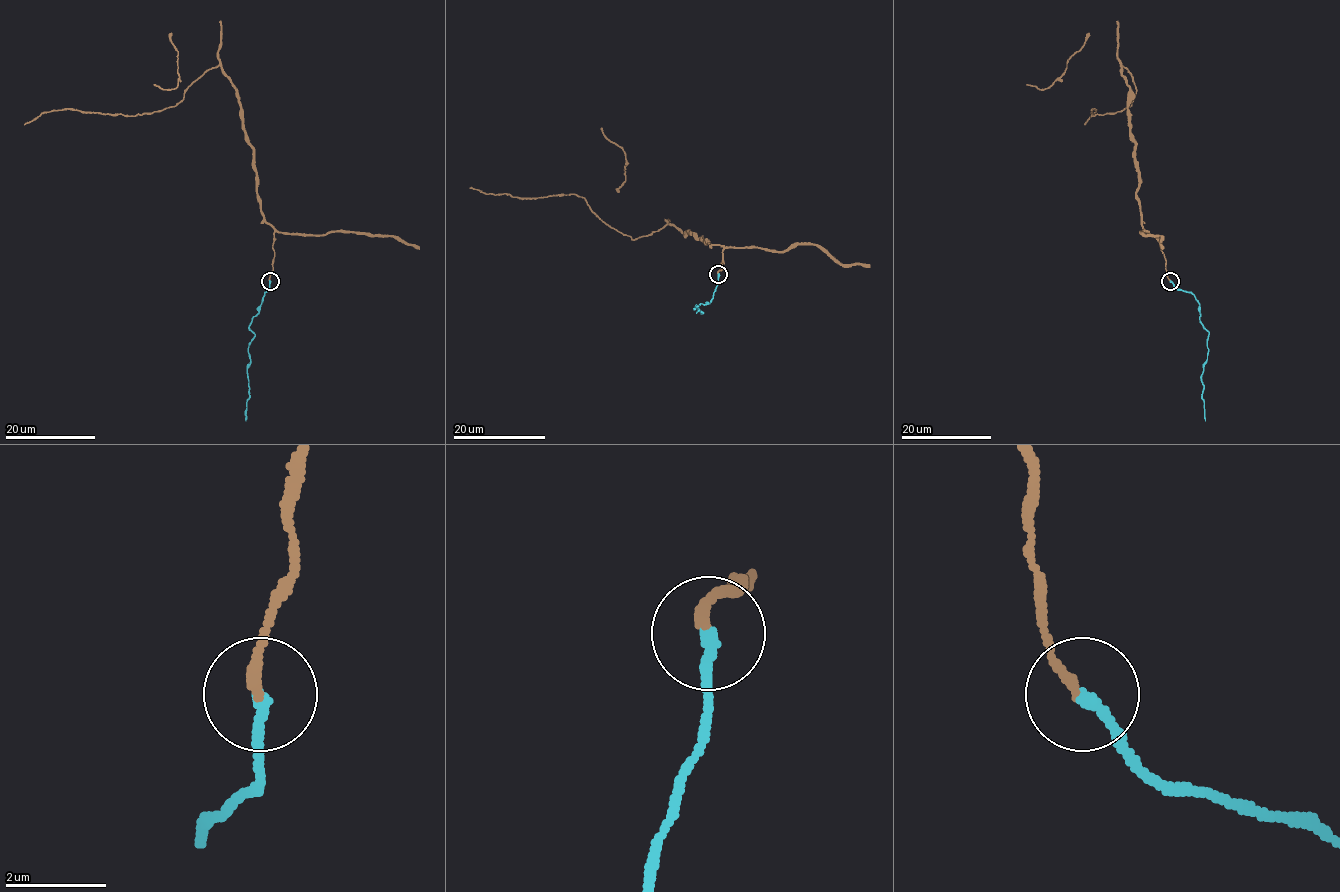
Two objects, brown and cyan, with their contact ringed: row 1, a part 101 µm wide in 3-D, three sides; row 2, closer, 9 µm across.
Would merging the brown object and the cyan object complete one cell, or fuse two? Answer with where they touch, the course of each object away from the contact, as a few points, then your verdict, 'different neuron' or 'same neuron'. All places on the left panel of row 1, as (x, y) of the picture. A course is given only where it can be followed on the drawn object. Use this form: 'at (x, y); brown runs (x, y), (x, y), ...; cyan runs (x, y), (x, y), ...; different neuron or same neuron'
at (270, 281); brown runs (269, 281), (274, 229), (261, 211), (238, 91), (220, 66), (152, 114), (64, 109), (24, 125); cyan runs (269, 281), (260, 309), (249, 326), (255, 336), (248, 348), (249, 399), (246, 420); same neuron

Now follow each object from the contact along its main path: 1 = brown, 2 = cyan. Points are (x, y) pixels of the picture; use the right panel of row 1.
1: (1170, 281), (1136, 195), (1121, 66), (1127, 69), (1136, 89), (1130, 106), (1093, 109), (1084, 125)
2: (1170, 281), (1178, 289), (1194, 296), (1200, 318), (1209, 333), (1207, 361), (1201, 375), (1205, 420)

